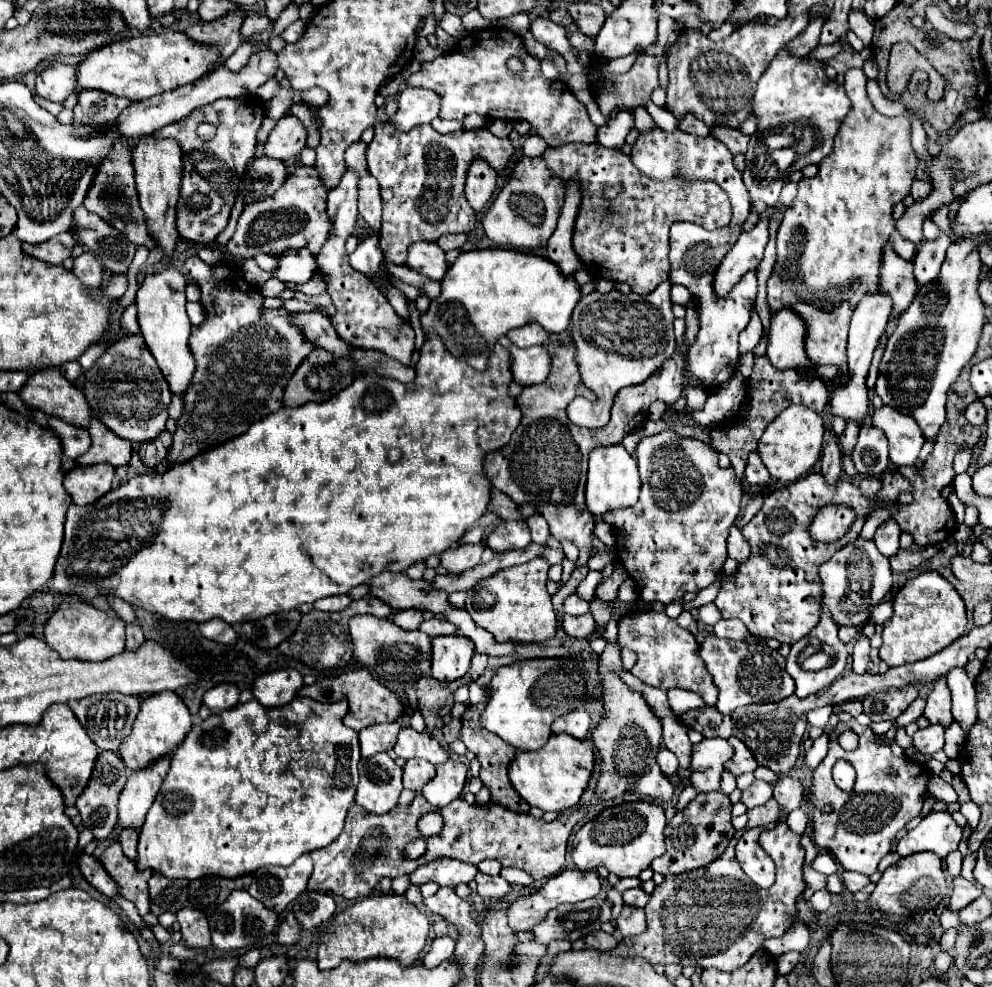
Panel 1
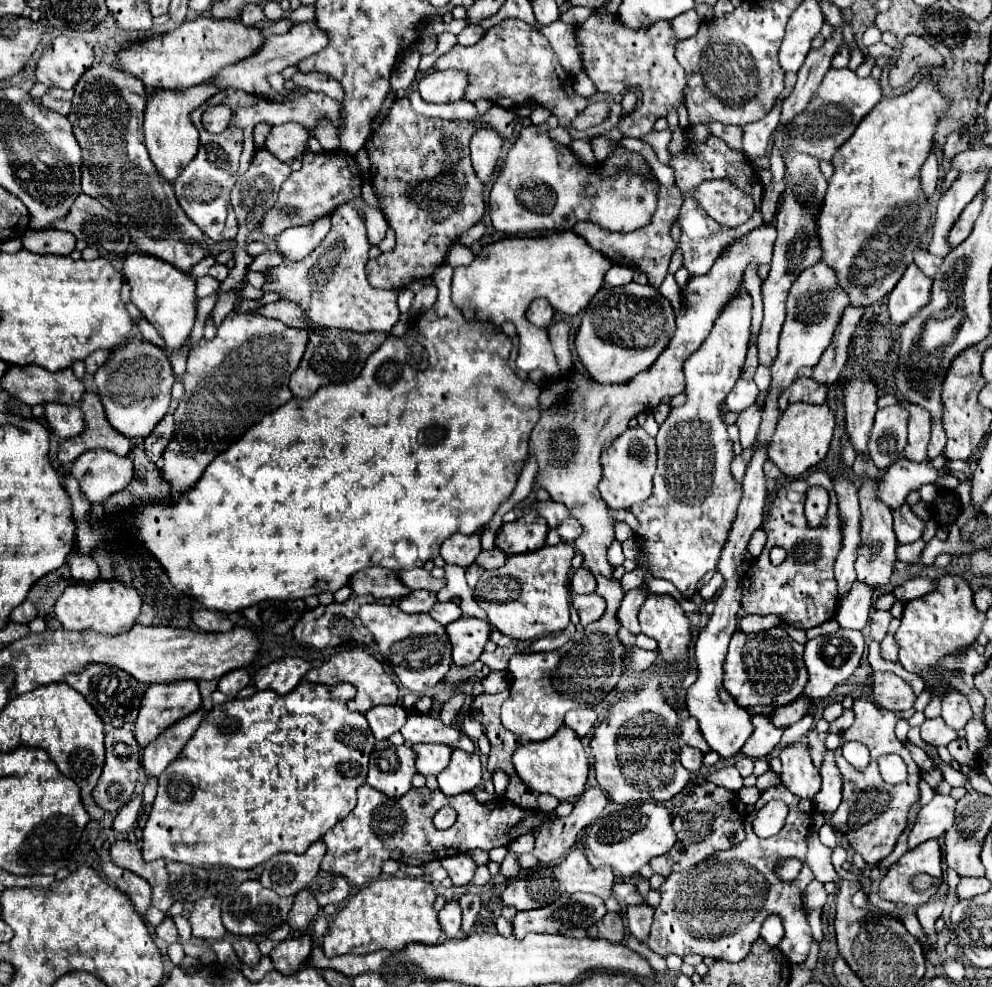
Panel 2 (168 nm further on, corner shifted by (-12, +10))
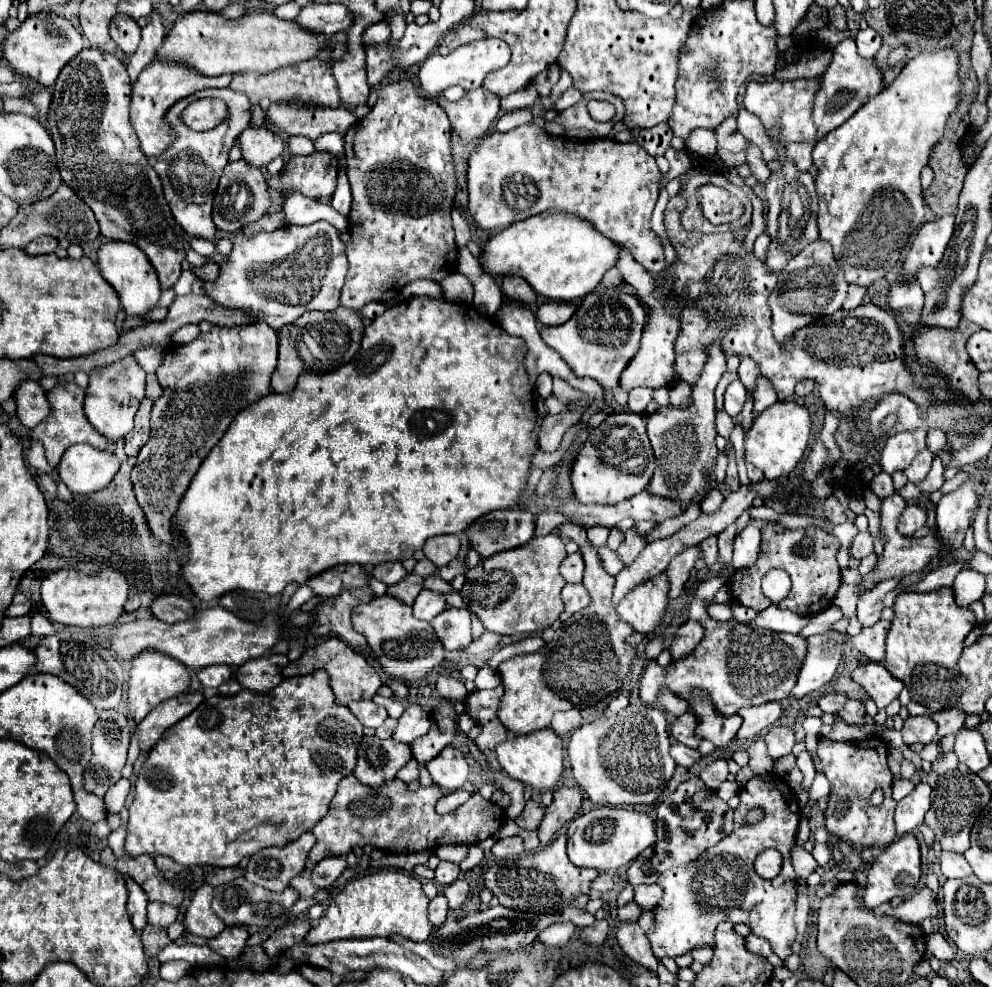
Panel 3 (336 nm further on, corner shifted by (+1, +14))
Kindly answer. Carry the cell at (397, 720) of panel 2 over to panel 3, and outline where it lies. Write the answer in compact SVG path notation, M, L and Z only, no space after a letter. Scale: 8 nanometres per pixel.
M351 701L349 709L353 711L353 715L359 719L363 727L371 727L371 729L377 729L389 717L385 707L373 701Z

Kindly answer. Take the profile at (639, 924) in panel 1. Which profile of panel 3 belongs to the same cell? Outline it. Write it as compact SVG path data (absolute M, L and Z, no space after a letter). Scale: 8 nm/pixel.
M621 921L619 929L617 929L617 941L619 941L621 949L633 961L645 965L651 971L657 971L659 959L653 957L653 953L649 949L649 941L645 937L645 931L639 927L637 921Z

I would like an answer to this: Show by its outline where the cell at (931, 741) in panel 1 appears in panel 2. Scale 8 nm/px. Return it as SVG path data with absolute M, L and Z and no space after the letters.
M938 717L938 719L926 719L920 727L920 737L922 741L940 747L940 745L948 745L950 741L954 741L958 735L954 729L946 727L946 723Z

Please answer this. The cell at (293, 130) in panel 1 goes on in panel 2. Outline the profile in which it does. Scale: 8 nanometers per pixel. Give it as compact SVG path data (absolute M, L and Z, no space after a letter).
M284 123L272 127L266 137L266 149L282 163L292 163L308 149L308 131L298 123Z

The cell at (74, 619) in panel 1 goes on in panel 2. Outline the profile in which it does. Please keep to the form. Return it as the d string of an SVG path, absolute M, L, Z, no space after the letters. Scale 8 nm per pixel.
M100 577L94 581L92 587L80 585L80 583L68 585L68 589L64 589L64 593L58 597L54 605L54 613L56 613L56 619L62 623L62 627L68 631L94 629L104 635L120 635L128 631L130 625L136 623L140 605L142 605L142 599L134 587L128 587L116 579Z

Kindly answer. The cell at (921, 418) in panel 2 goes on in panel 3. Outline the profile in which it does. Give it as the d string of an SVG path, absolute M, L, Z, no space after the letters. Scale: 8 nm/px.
M913 429L913 431L903 431L893 437L889 437L887 445L883 447L881 455L881 467L889 475L895 471L903 471L911 465L913 457L925 449L925 431Z

